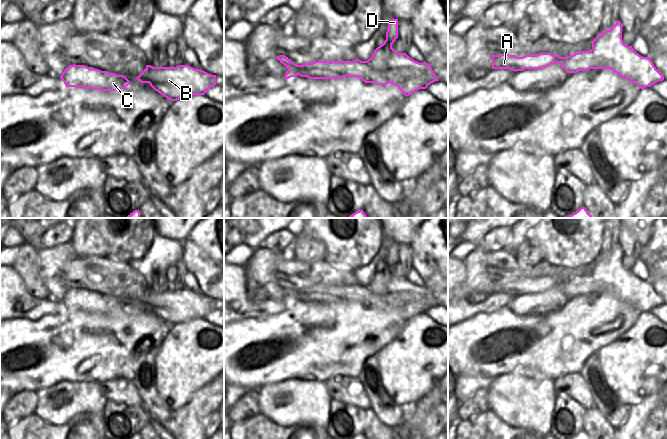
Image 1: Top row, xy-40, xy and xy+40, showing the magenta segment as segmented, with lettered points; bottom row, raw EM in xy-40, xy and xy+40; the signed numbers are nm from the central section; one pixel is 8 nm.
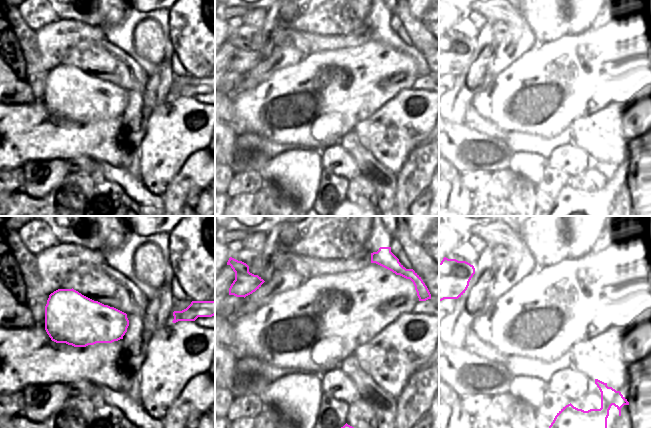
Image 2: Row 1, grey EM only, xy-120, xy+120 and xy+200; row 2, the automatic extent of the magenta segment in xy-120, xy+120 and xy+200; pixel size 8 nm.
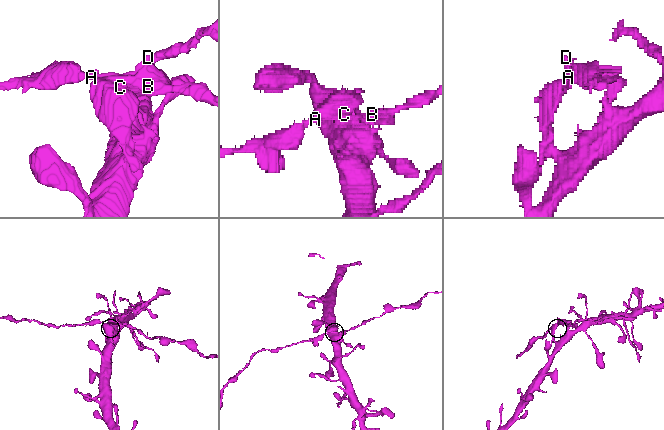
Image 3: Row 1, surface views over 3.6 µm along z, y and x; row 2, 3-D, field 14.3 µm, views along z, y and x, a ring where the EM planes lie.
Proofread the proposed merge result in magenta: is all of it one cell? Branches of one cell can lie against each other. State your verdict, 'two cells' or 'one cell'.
two cells

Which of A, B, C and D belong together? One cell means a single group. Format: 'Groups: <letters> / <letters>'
Groups: A B D / C

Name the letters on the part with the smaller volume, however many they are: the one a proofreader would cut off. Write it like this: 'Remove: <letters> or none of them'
Remove: A, B, D

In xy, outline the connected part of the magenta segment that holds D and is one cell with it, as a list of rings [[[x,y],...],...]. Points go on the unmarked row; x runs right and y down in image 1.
[[[391,243],[388,246],[386,264],[374,274],[374,278],[367,284],[361,285],[358,282],[353,285],[315,285],[297,289],[285,279],[279,279],[276,282],[288,293],[326,293],[333,297],[339,297],[348,301],[357,301],[365,307],[375,309],[395,309],[406,321],[419,313],[426,313],[431,307],[439,305],[431,290],[426,287],[419,287],[411,283],[406,277],[397,277],[392,268],[398,262],[398,243]]]

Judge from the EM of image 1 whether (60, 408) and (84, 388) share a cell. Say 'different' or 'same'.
same

